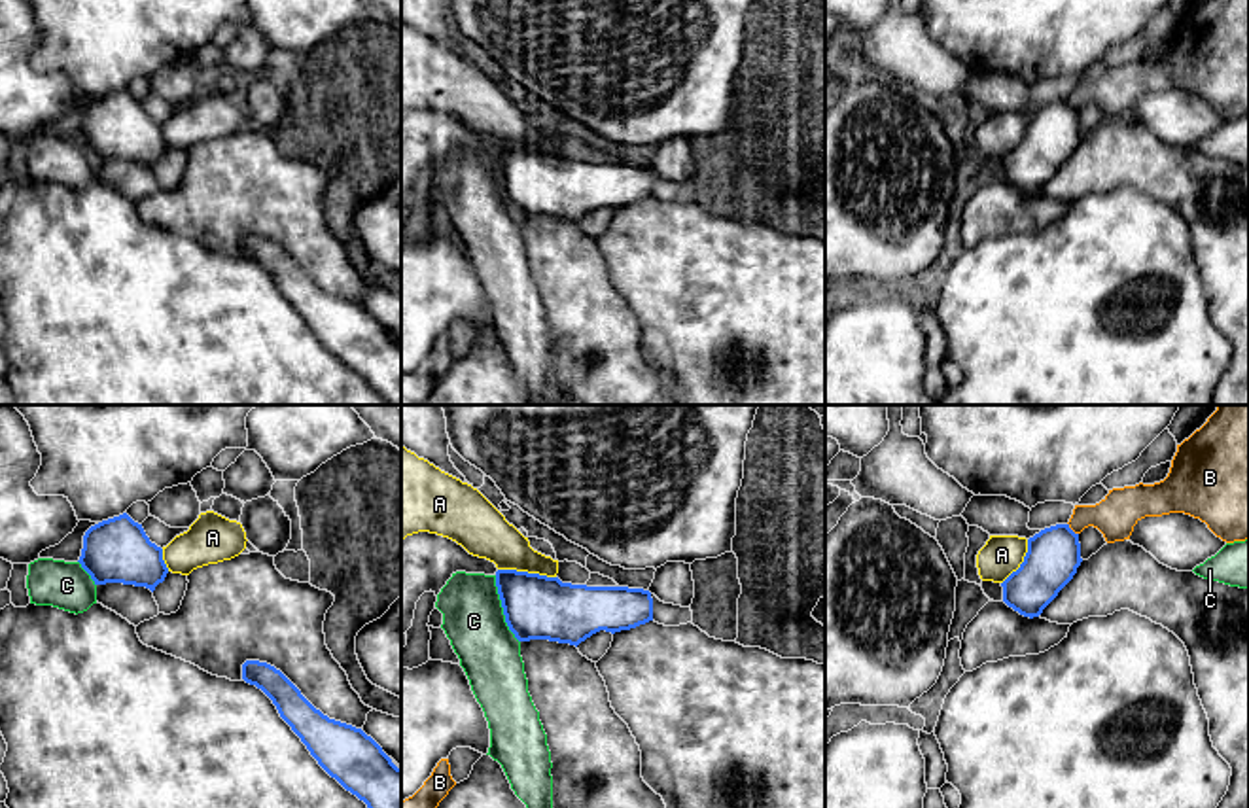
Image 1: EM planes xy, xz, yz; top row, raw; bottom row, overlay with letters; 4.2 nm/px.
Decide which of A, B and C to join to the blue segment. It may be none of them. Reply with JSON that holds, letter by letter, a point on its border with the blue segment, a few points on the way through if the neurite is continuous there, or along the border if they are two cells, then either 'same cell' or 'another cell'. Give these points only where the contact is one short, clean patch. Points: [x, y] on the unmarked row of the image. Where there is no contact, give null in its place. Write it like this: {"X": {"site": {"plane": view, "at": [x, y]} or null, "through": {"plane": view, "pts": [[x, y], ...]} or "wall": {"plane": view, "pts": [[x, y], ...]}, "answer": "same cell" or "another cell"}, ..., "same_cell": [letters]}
{"A": {"site": {"plane": "xz", "at": [527, 148]}, "answer": "another cell"}, "B": {"site": {"plane": "yz", "at": [1070, 105]}, "wall": {"plane": "yz", "pts": [[1068, 99], [1077, 110]]}, "answer": "another cell"}, "C": {"site": {"plane": "xz", "at": [504, 186]}, "wall": {"plane": "xz", "pts": [[494, 152], [504, 197], [519, 218]]}, "answer": "another cell"}, "same_cell": []}

